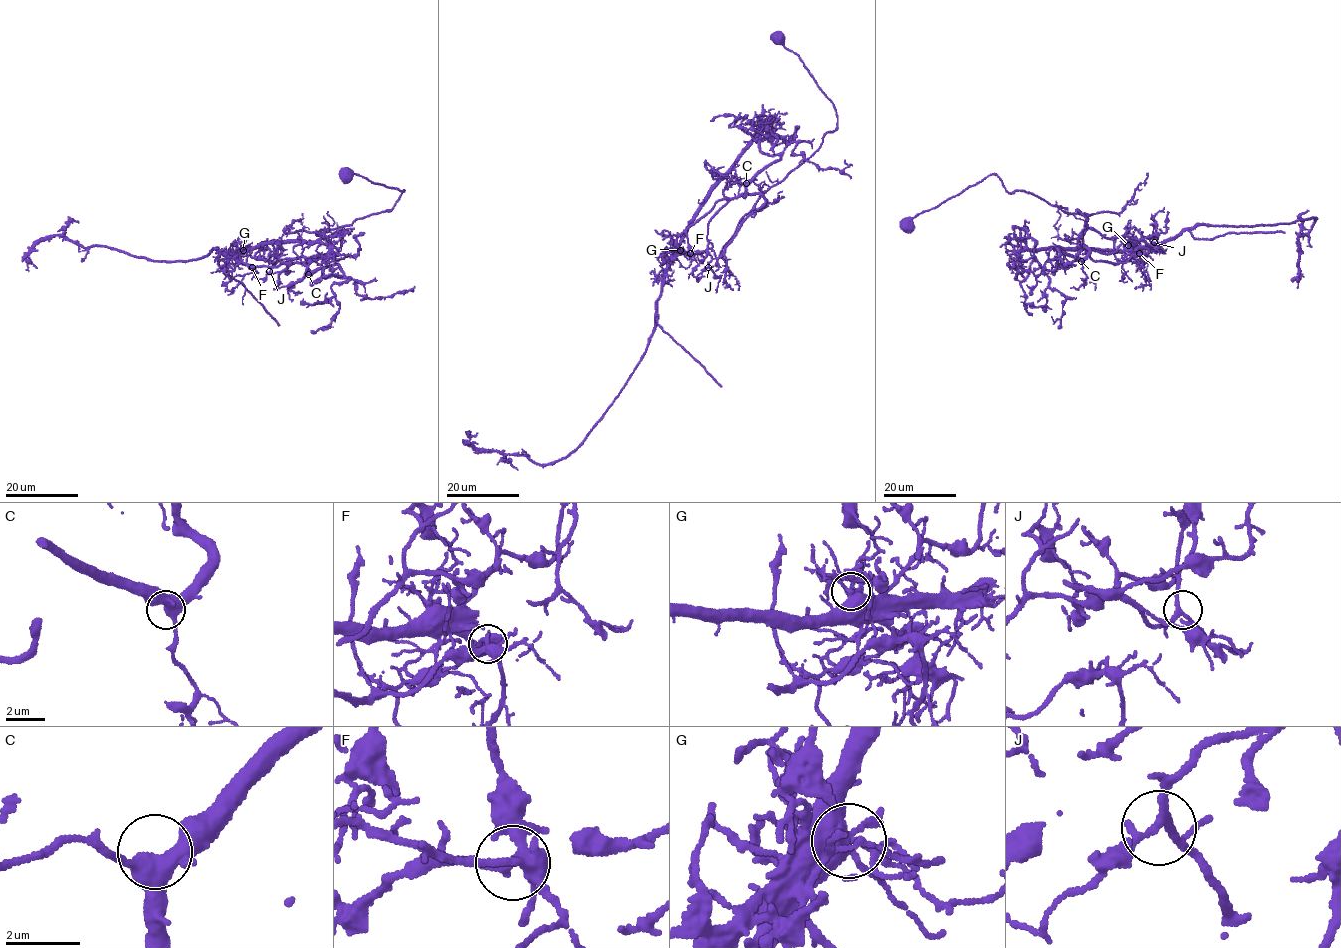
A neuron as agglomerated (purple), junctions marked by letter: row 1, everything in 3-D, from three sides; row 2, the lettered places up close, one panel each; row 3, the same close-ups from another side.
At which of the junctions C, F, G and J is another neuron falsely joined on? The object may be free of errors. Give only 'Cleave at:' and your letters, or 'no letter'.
Cleave at: G

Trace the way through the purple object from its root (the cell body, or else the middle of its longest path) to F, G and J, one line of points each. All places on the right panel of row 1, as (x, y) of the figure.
F: (907, 225), (996, 174), (1007, 192), (1088, 215), (1082, 241), (1093, 259), (1114, 265), (1139, 253)
G: (907, 225), (996, 174), (1007, 192), (1088, 215), (1082, 241), (1093, 259), (1117, 263), (1130, 257), (1128, 245)
J: (907, 225), (996, 174), (1007, 192), (1087, 214), (1085, 226), (1107, 237), (1154, 242)

